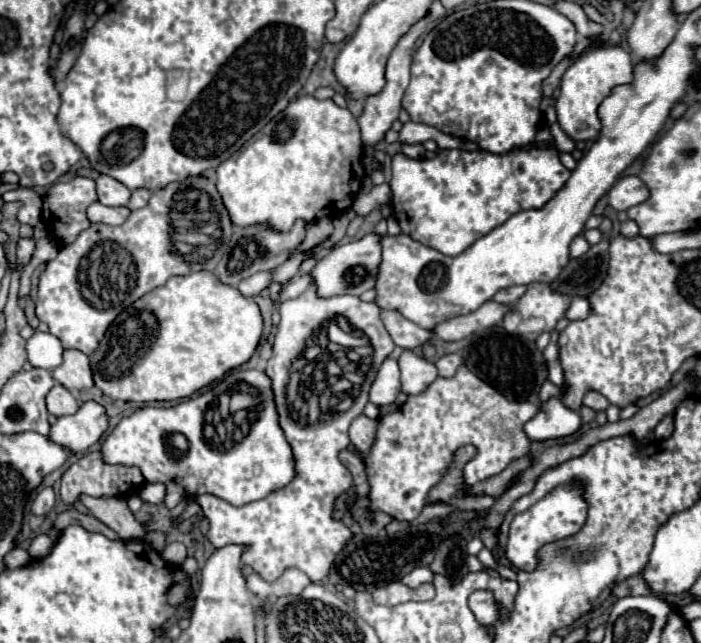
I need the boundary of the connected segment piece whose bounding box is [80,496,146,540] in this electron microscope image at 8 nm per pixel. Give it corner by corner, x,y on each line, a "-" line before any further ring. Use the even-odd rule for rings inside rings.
80,496
80,498
82,498
82,504
92,512
92,516
96,516
108,528
112,528
122,540
144,540
146,530
134,518
124,498
120,496
112,496
112,498

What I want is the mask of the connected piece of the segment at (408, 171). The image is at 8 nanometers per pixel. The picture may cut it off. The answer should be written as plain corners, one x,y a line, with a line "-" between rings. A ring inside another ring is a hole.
438,150
430,160
412,160
404,154
392,158
392,210
402,234
442,252
458,256
478,240
504,224
514,212
542,208
566,184
570,170
560,162
558,150
520,150
506,154

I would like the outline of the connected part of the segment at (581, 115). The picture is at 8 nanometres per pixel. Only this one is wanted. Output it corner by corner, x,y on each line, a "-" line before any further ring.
604,46
588,52
578,62
574,62
560,82
560,94
556,98
556,116
564,132
574,140
596,140
598,138
598,104
618,84
630,84
634,80
634,62
630,54
620,46

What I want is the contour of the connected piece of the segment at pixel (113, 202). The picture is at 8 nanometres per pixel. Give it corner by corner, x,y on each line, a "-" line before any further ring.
102,174
96,180
96,186
98,186
98,200
106,206
126,206
130,200
130,190
110,176

